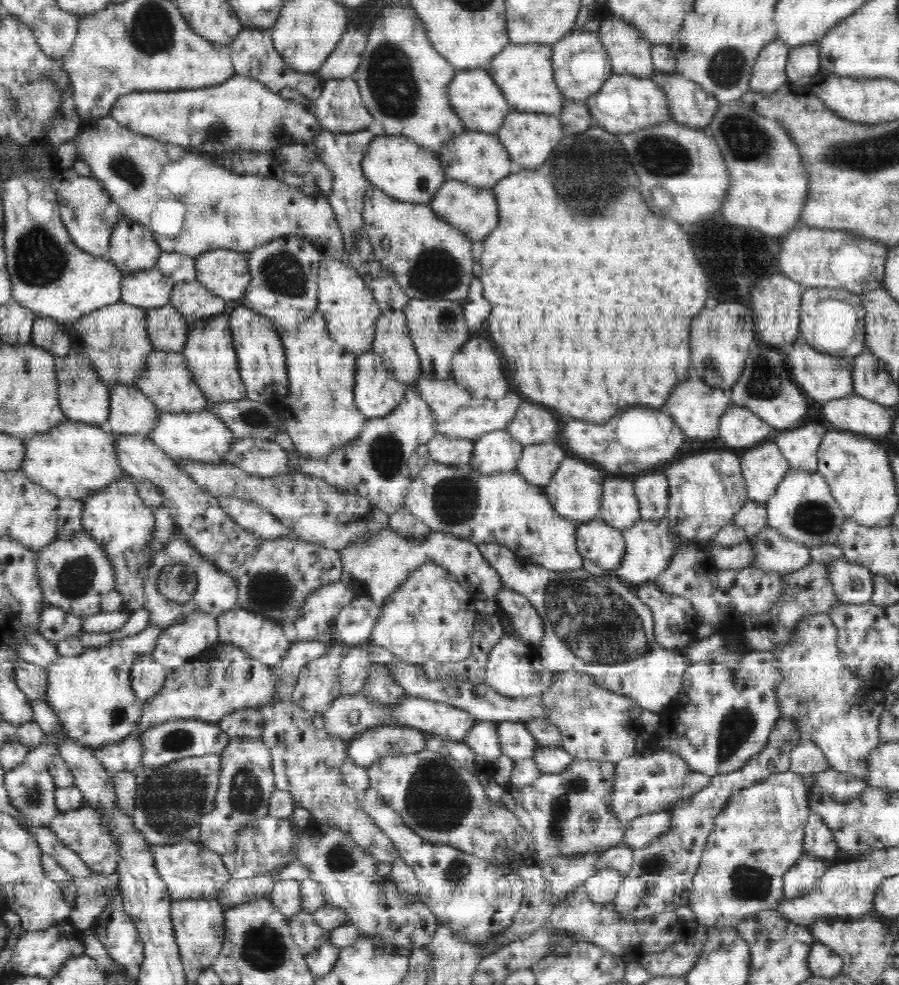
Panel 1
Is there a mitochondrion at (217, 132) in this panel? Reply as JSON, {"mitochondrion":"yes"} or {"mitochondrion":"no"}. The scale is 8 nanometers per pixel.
{"mitochondrion":"yes"}

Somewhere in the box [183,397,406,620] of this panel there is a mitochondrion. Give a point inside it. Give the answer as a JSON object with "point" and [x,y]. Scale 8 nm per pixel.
{"point":[273,593]}

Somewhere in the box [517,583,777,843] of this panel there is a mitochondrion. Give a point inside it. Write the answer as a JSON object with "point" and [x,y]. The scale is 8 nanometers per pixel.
{"point":[738,724]}

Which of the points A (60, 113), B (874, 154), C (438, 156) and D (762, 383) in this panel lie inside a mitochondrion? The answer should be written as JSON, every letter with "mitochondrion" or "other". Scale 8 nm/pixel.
{"A":"other","B":"mitochondrion","C":"other","D":"mitochondrion"}

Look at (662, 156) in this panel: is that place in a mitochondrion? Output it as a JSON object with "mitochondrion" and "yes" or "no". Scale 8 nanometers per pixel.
{"mitochondrion":"yes"}

